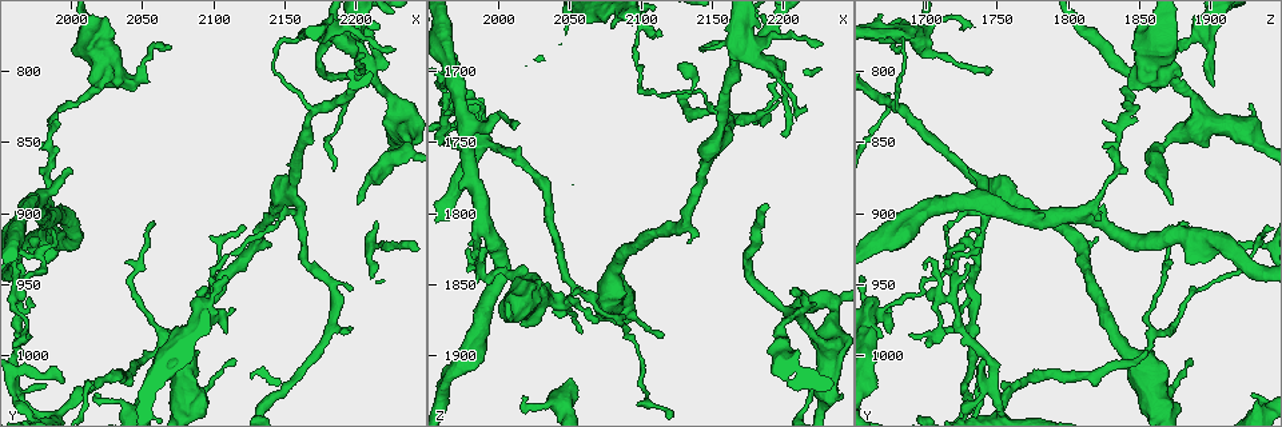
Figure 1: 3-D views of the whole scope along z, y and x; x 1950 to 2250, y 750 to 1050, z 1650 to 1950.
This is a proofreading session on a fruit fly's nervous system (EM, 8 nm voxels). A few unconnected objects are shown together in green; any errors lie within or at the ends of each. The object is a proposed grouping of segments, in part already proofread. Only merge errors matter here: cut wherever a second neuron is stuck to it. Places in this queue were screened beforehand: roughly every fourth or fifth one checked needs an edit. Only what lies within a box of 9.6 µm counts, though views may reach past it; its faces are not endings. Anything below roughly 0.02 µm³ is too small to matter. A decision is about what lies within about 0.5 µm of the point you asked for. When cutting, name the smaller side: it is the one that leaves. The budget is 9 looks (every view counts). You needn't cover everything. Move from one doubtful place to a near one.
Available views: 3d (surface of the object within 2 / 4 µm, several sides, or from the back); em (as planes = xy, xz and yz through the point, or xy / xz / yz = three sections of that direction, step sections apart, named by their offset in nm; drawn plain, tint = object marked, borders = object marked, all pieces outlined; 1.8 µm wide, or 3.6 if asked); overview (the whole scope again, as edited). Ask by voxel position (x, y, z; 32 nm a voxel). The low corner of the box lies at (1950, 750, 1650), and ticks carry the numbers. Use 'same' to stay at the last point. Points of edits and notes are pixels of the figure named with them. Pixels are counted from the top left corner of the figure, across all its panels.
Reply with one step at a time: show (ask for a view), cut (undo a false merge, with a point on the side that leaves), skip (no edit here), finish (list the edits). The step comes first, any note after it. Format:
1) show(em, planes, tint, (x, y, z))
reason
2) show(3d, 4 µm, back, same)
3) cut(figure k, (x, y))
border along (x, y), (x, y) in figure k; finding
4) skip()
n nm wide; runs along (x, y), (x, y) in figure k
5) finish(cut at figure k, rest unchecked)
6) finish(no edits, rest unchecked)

show(em, yz, step 16, tint, (1982, 940, 1722))

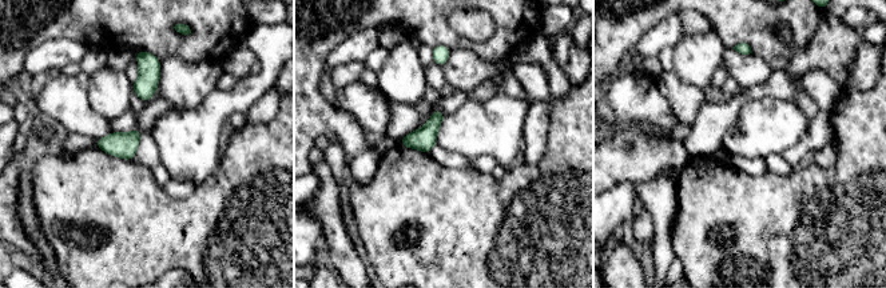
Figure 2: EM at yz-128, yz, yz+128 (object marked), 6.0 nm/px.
show(em, planes, tint, same)

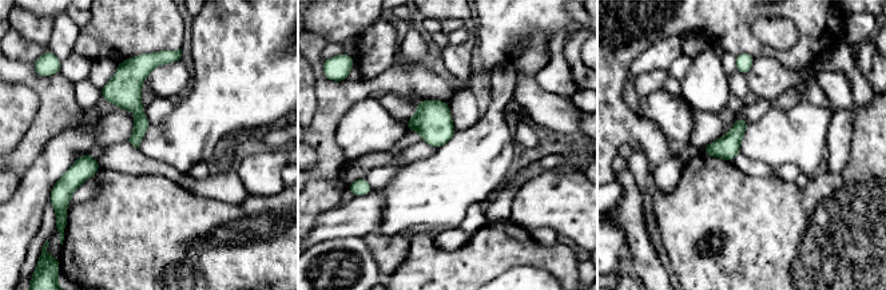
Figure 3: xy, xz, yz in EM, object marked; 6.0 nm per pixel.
skip()
all the same neuron

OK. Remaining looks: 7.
show(3d, 4 µm, back, (1988, 898, 1812))
three-way junction

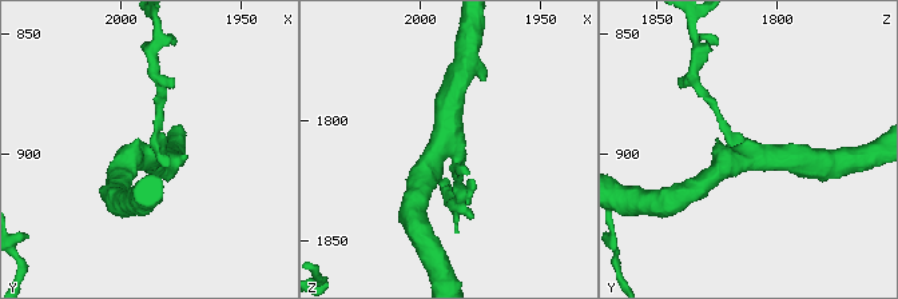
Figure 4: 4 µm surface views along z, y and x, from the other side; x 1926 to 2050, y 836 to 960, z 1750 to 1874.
show(em, xy, step 4, tint, (1986, 899, 1810))
3 arms; now the EM

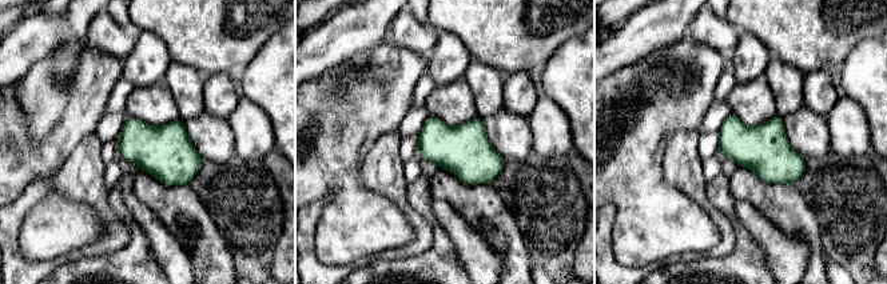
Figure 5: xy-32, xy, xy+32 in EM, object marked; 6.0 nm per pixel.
show(em, planes, tint, same)

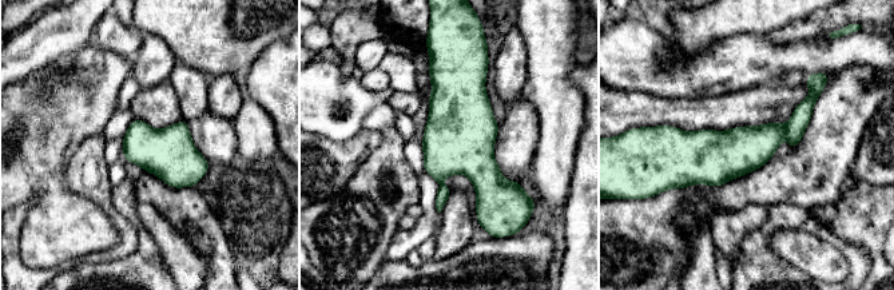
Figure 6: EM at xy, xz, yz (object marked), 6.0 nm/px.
cut(figure 6, (801, 116))
a second neuron is stuck on

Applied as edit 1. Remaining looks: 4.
show(overview)

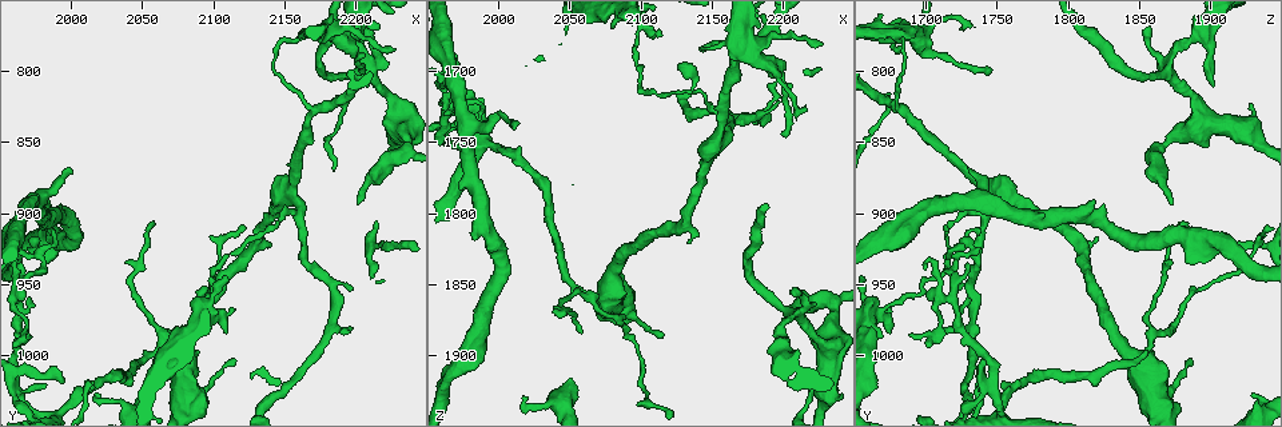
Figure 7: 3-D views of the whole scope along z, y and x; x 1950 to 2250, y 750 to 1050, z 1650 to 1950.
show(3d, 4 µm, (2162, 776, 1682))
sudden change in width

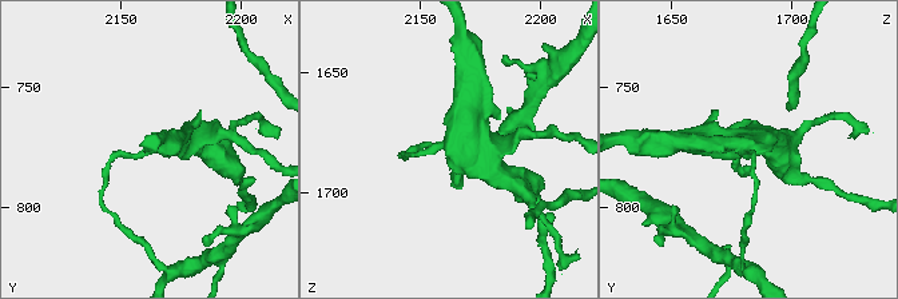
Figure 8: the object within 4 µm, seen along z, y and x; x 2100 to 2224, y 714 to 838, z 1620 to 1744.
show(em, 3.6 µm, planes, tint, (2161, 776, 1680))
need the tissue

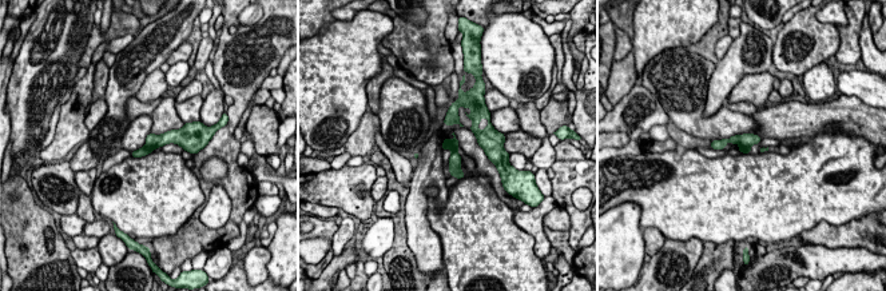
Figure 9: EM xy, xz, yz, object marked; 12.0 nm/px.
cut(figure 9, (455, 160))
170 nm wide; a second neuron is stuck on

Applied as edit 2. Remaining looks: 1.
finish(cut at figure 6, cut at figure 9, rest unchecked)

